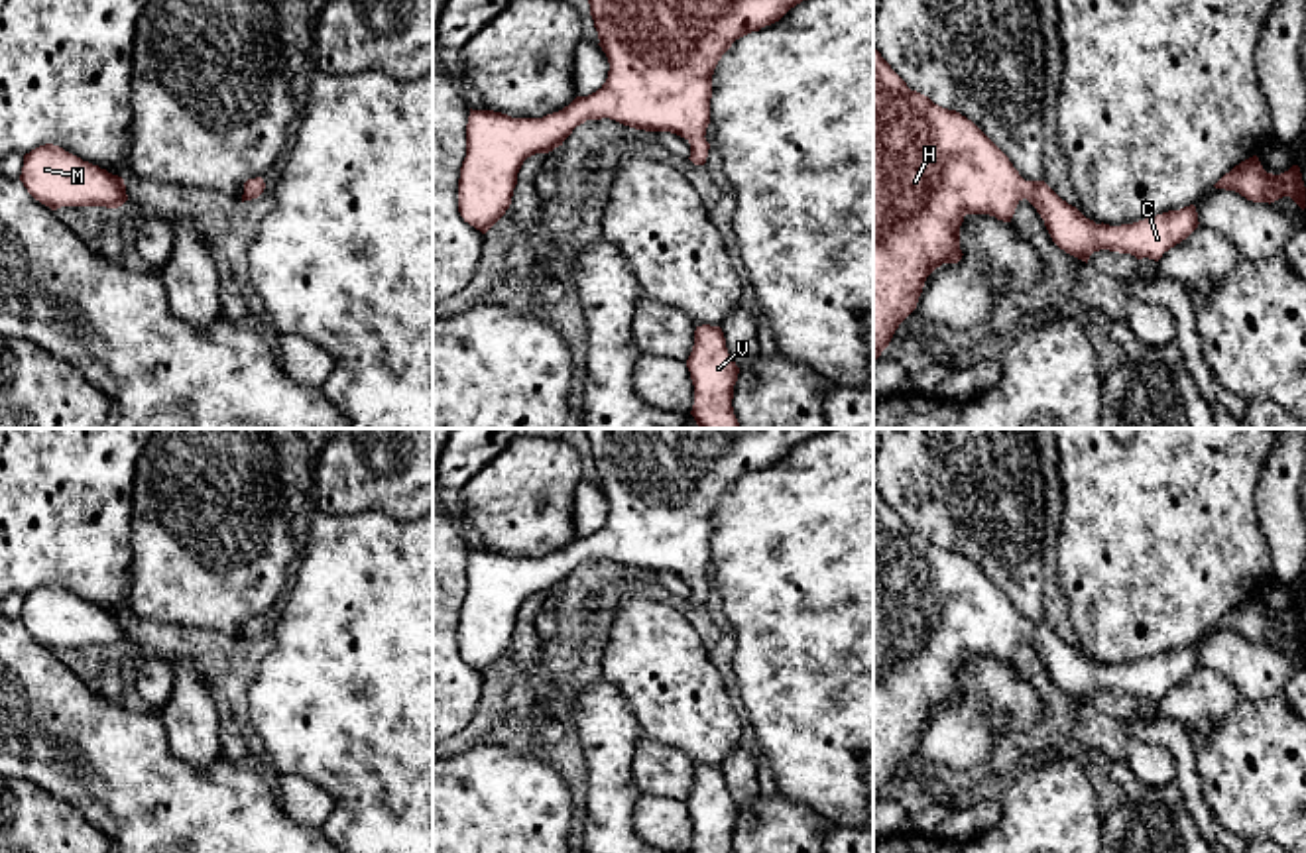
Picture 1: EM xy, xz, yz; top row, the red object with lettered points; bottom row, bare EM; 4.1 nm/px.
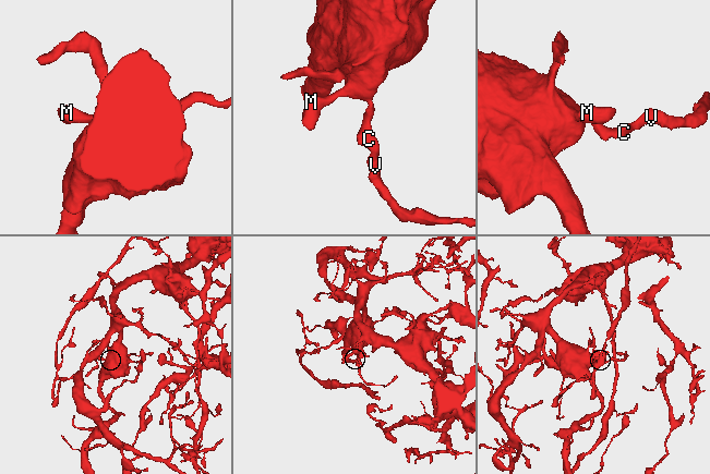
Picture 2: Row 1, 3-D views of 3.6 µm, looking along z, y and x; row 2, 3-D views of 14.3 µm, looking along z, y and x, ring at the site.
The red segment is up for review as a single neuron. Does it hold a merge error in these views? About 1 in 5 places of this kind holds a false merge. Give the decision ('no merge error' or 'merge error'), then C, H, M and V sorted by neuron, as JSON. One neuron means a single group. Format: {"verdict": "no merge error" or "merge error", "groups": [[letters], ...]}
{"verdict": "no merge error", "groups": [["C", "H", "M", "V"]]}

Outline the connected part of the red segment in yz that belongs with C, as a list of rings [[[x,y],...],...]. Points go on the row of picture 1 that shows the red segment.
[[[873,43],[873,360],[917,309],[926,277],[942,263],[962,259],[964,216],[989,214],[1011,222],[1023,199],[1037,208],[1052,242],[1086,263],[1099,250],[1158,261],[1200,224],[1194,204],[1133,224],[1096,224],[1044,181],[1025,181],[1009,157],[972,120],[911,90]]]

